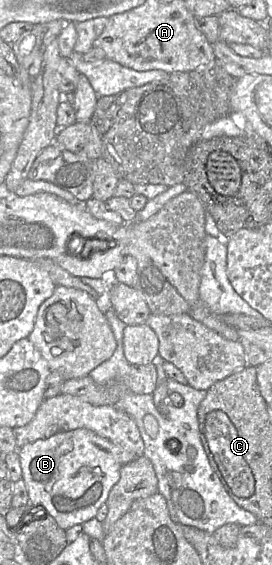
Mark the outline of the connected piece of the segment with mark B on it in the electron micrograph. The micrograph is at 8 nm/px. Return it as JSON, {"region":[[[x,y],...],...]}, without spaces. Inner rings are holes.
{"region":[[[85,428],[57,433],[17,451],[28,503],[42,506],[64,531],[93,519],[120,479],[122,465],[113,444]]]}

